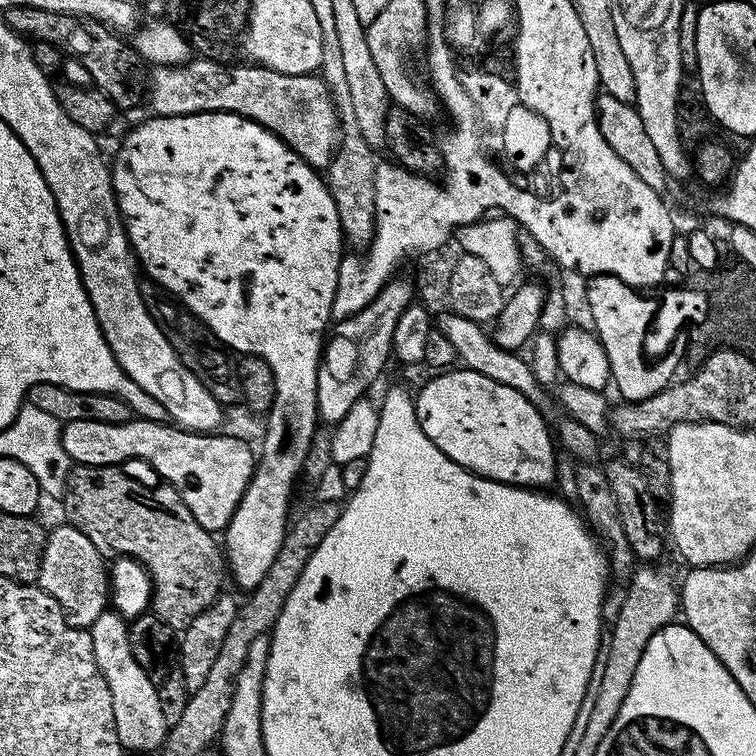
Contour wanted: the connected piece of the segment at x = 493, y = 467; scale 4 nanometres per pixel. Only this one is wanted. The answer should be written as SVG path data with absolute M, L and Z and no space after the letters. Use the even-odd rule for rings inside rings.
M456 366L433 376L436 377L421 386L420 393L415 393L416 417L420 419L426 438L430 438L446 458L475 476L497 480L499 484L514 484L518 488L533 490L549 487L547 484L556 476L558 448L550 424L544 421L537 405L530 403L518 390L502 386L502 382L494 382L494 378L486 378L486 374L478 374L472 368Z

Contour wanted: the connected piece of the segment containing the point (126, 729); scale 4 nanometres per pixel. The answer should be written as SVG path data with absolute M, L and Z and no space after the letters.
M105 610L102 614L98 614L98 618L92 624L90 629L92 634L92 641L94 642L94 662L98 662L98 670L102 674L102 678L106 678L106 686L110 686L110 698L114 698L114 730L118 734L118 742L121 749L125 753L128 752L156 752L159 753L164 747L164 740L168 737L168 725L164 718L162 718L161 703L159 702L159 694L157 692L157 685L154 683L153 677L146 674L146 670L142 670L142 666L138 666L138 662L134 662L134 653L130 650L130 638L128 637L129 621L121 616L115 610Z

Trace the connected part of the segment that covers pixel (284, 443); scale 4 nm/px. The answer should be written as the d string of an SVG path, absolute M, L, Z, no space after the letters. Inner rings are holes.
M199 112L189 116L153 115L151 119L142 121L137 128L130 129L125 134L116 157L111 157L110 160L116 205L120 208L120 218L124 221L124 230L128 234L128 243L132 245L135 259L143 271L144 268L148 271L145 272L147 279L155 282L185 308L190 309L192 315L201 320L220 339L225 348L236 354L262 358L270 366L270 370L274 370L276 393L272 408L266 413L268 429L264 432L264 445L258 448L256 471L252 473L252 480L238 502L238 510L234 510L222 536L222 548L226 553L226 568L230 573L231 583L233 580L238 587L244 588L243 590L251 590L258 586L258 582L262 582L262 578L266 578L266 571L270 570L274 558L278 558L278 550L282 550L284 535L290 527L288 507L292 504L292 490L312 450L312 439L316 436L318 374L322 368L322 349L326 343L325 329L332 320L334 290L338 286L338 266L346 252L344 231L340 228L338 206L334 206L334 198L330 194L325 177L258 122L229 112Z

